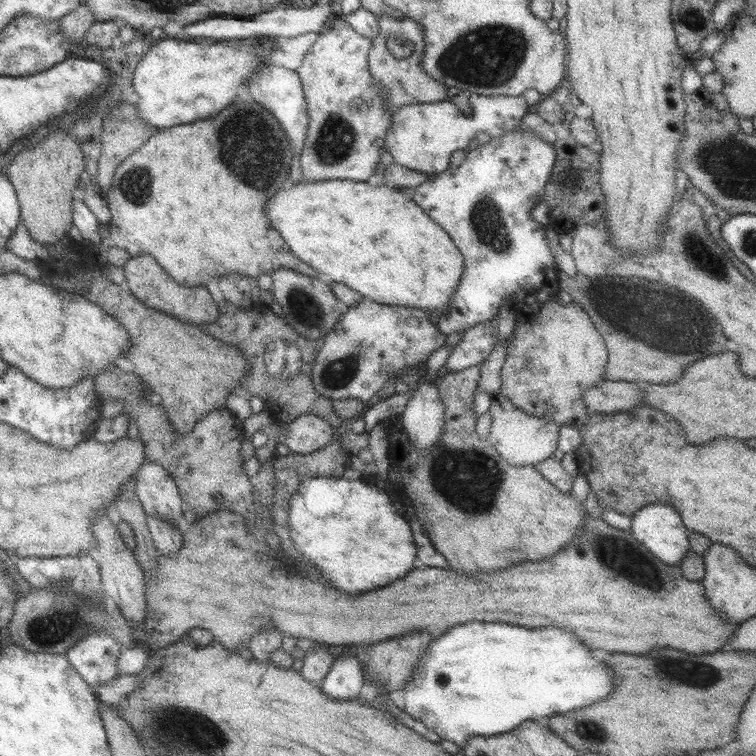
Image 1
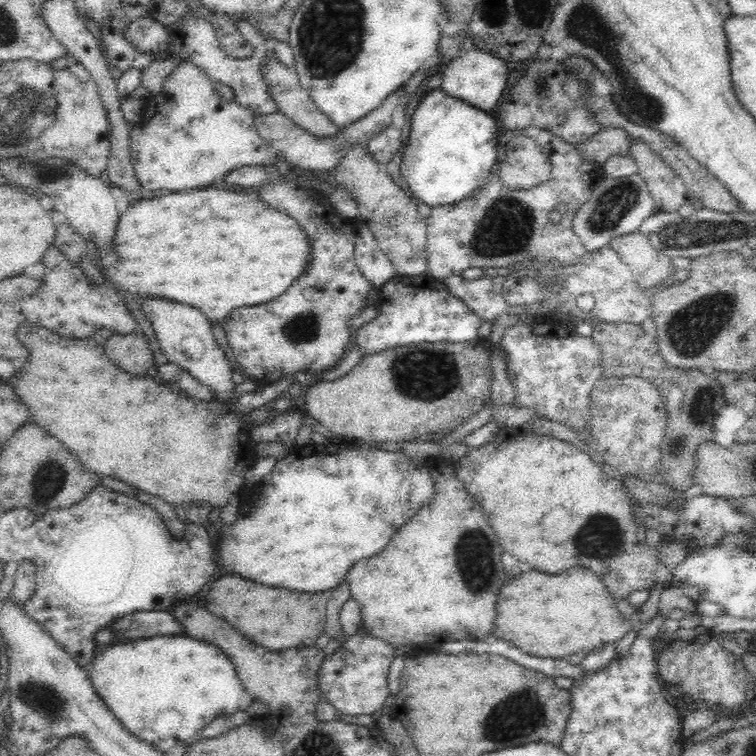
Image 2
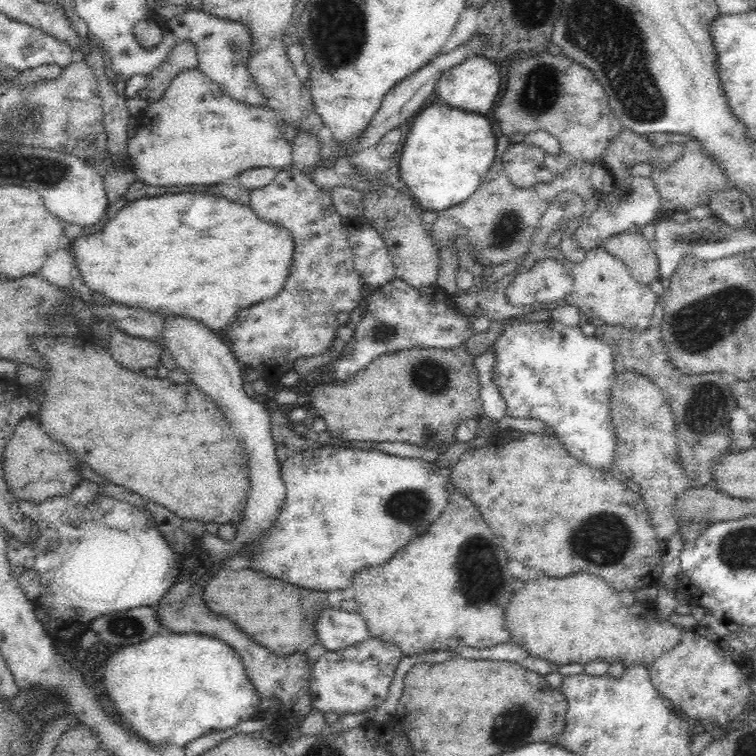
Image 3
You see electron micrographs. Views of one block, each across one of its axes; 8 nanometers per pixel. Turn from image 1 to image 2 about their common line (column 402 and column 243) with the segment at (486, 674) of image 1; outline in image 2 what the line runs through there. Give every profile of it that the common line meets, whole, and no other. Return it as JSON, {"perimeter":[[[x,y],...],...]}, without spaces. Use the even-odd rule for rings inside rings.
{"perimeter":[[[184,634],[154,636],[110,648],[101,647],[87,671],[96,693],[124,728],[161,752],[172,745],[186,744],[216,716],[233,715],[240,709],[241,697],[245,692],[234,664],[230,658],[226,658],[226,654],[222,654],[222,650],[218,650],[218,646]]]}

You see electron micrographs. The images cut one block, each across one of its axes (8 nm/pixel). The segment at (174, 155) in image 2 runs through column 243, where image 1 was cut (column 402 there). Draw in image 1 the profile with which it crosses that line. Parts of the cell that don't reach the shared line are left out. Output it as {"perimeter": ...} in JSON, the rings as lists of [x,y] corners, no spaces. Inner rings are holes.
{"perimeter":[[[469,94],[469,113],[463,113],[447,98],[439,102],[403,105],[391,115],[391,125],[385,133],[383,146],[393,163],[422,174],[437,175],[448,169],[452,152],[464,151],[477,132],[497,138],[517,128],[521,117],[530,110],[522,95]]]}

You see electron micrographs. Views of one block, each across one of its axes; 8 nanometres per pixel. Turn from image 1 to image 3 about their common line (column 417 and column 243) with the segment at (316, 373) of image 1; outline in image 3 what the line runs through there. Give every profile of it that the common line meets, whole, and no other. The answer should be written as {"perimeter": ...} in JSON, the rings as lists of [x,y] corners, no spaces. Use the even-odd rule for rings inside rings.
{"perimeter":[[[291,167],[278,170],[274,181],[268,186],[253,189],[249,206],[262,222],[272,222],[290,233],[294,252],[288,278],[279,293],[240,310],[234,322],[226,327],[228,336],[225,340],[228,340],[232,352],[242,366],[256,368],[266,376],[268,382],[272,382],[274,378],[280,378],[290,369],[294,369],[297,358],[322,353],[333,340],[336,329],[340,327],[336,320],[338,312],[350,313],[361,301],[364,283],[353,265],[349,226],[362,222],[362,218],[338,214],[332,193],[313,182],[307,172],[298,172]]]}

